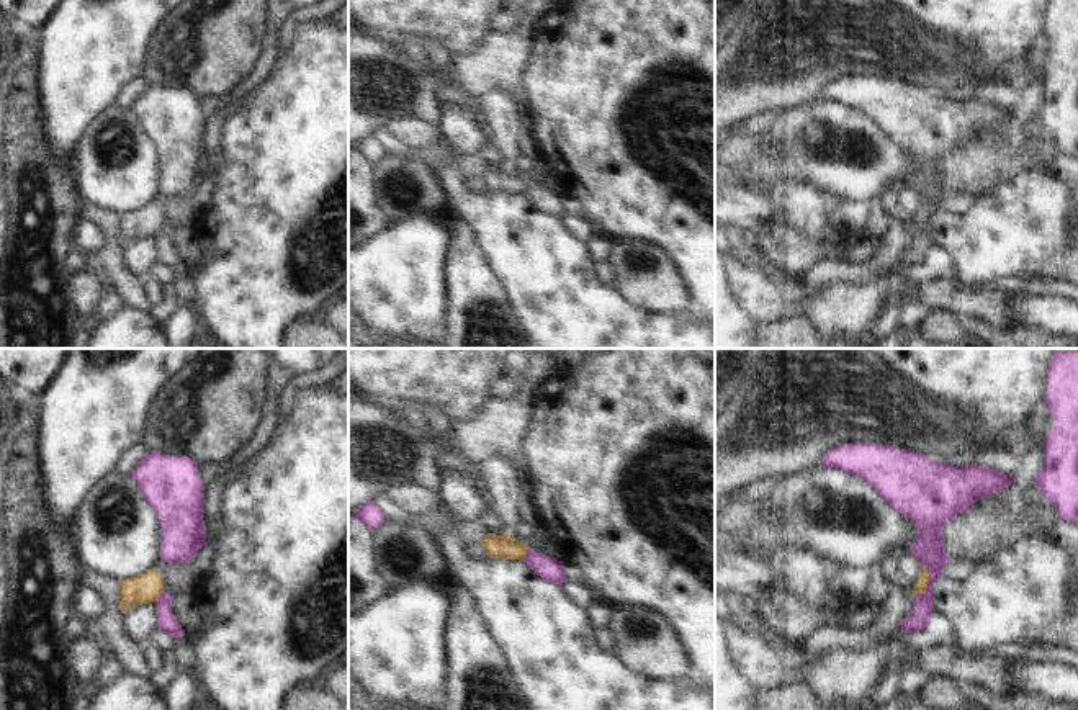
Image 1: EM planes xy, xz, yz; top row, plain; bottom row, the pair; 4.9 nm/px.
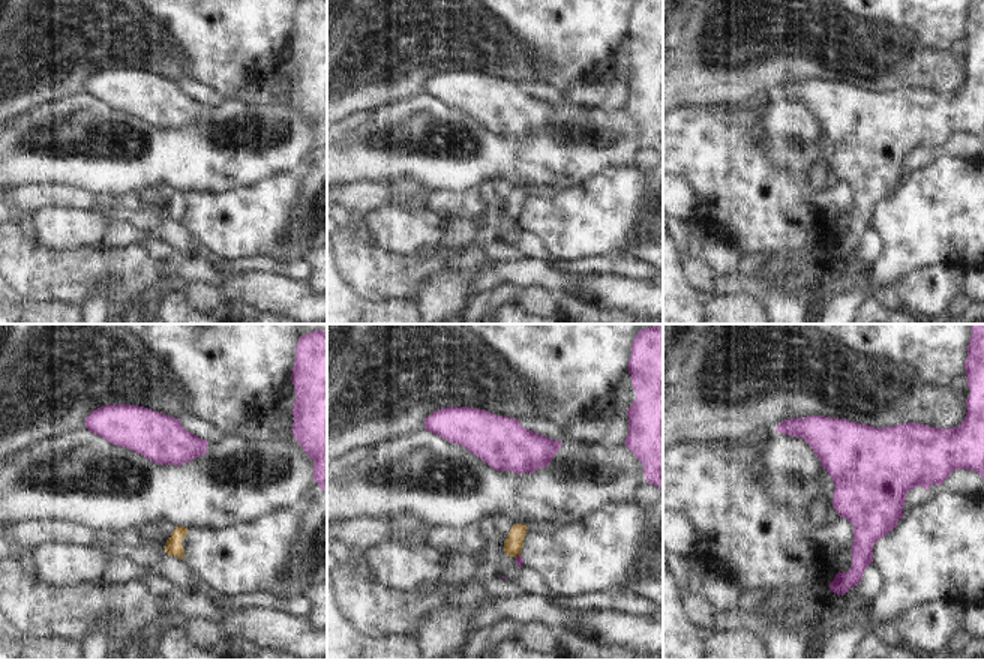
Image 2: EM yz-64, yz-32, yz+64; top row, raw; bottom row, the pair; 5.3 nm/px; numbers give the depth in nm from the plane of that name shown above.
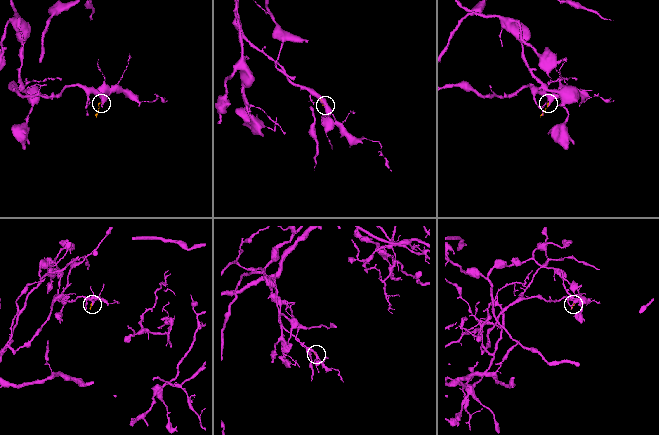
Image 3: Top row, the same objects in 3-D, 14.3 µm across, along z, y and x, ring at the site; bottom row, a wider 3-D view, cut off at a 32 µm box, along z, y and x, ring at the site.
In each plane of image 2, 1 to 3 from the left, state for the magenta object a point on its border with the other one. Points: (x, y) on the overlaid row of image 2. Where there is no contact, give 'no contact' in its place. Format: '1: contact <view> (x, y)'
1: no contact
2: contact yz-32 (518, 555)
3: no contact

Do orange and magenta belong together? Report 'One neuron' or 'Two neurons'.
Two neurons

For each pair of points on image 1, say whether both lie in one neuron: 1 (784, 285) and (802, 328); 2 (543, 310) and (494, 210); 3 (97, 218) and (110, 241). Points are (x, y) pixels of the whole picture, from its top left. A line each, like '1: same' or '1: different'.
1: different
2: same
3: same

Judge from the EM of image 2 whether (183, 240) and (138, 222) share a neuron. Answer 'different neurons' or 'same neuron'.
same neuron

